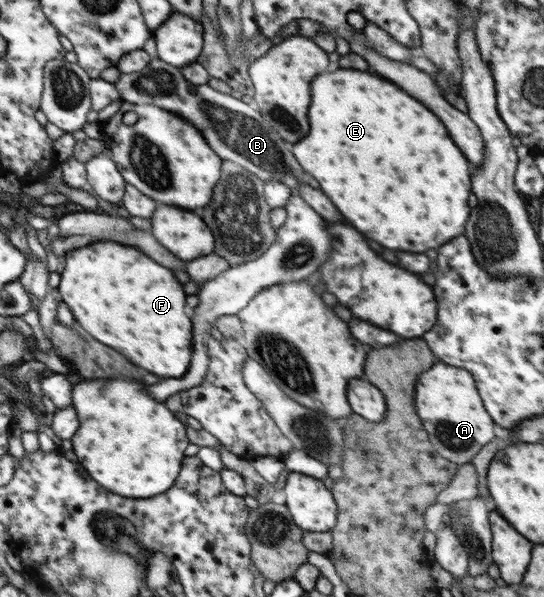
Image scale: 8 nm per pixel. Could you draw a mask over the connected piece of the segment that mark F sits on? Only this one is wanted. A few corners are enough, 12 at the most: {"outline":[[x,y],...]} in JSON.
{"outline":[[110,240],[64,256],[84,331],[158,377],[192,357],[170,269]]}

